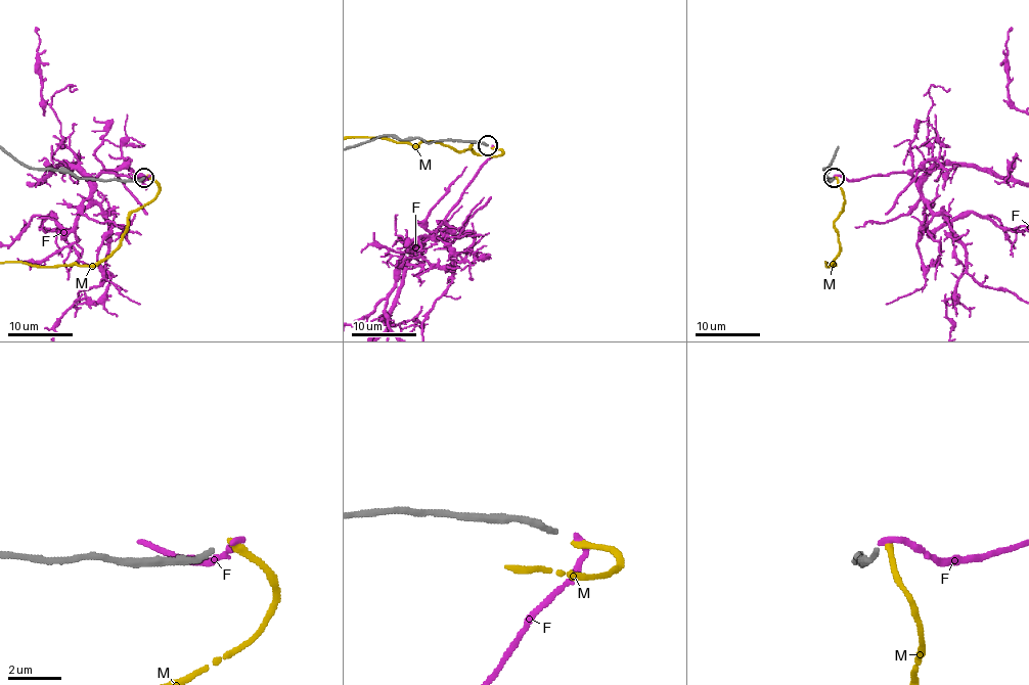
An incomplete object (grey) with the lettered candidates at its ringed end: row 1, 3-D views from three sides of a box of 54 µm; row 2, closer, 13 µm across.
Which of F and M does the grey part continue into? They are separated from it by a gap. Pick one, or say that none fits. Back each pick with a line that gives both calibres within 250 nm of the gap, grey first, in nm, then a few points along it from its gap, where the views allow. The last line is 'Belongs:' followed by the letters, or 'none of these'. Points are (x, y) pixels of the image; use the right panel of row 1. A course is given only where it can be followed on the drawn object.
F: 200/240 nm
Belongs: F

